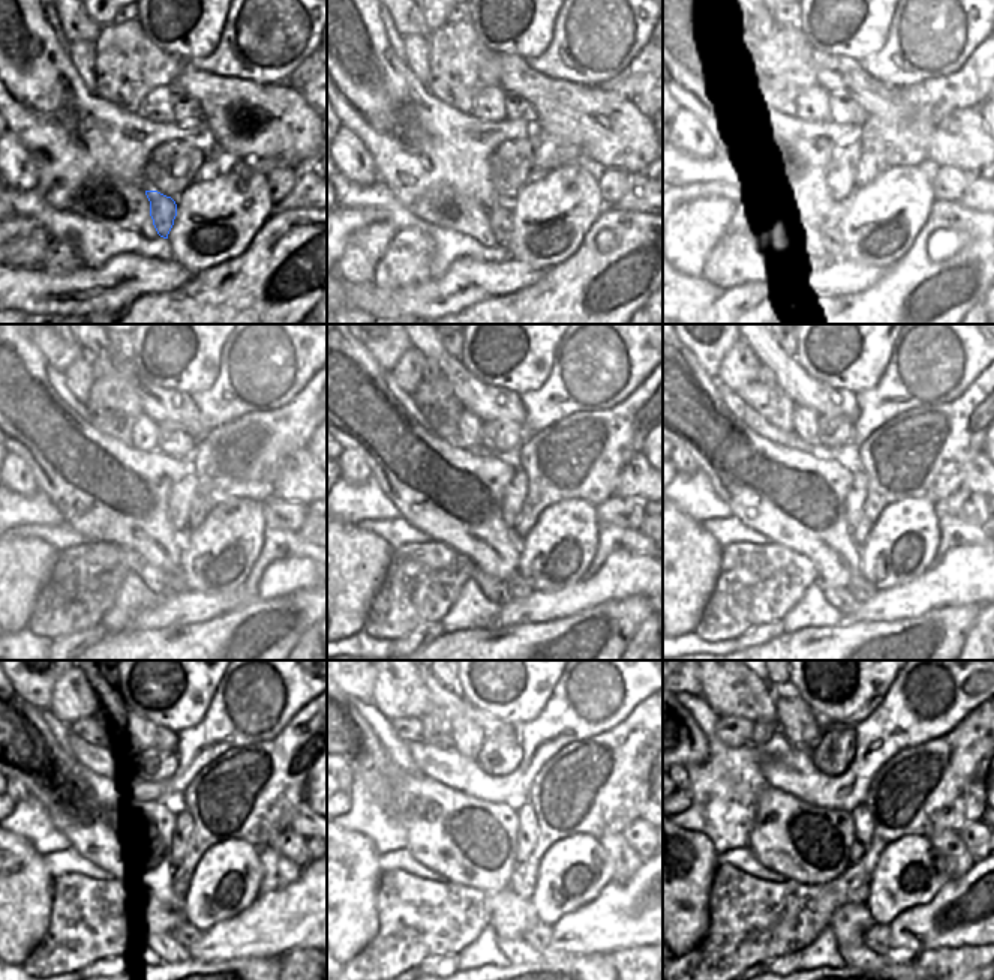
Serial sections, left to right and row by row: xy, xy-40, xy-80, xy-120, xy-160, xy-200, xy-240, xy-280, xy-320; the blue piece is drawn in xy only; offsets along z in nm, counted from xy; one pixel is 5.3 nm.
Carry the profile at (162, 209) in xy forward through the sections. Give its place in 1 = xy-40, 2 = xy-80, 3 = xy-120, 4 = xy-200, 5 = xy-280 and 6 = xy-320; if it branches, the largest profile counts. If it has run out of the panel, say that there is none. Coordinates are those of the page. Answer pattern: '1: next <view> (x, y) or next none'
1: next xy-40 (499, 216)
2: next xy-80 (838, 228)
3: next xy-120 (176, 580)
4: next xy-200 (861, 590)
5: next xy-280 (538, 937)
6: next xy-320 (879, 937)

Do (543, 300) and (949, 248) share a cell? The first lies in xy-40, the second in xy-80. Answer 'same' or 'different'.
different

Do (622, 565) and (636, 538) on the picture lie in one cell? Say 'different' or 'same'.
different

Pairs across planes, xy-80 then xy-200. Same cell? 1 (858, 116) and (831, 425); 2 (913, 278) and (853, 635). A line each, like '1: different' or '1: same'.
1: same
2: same

